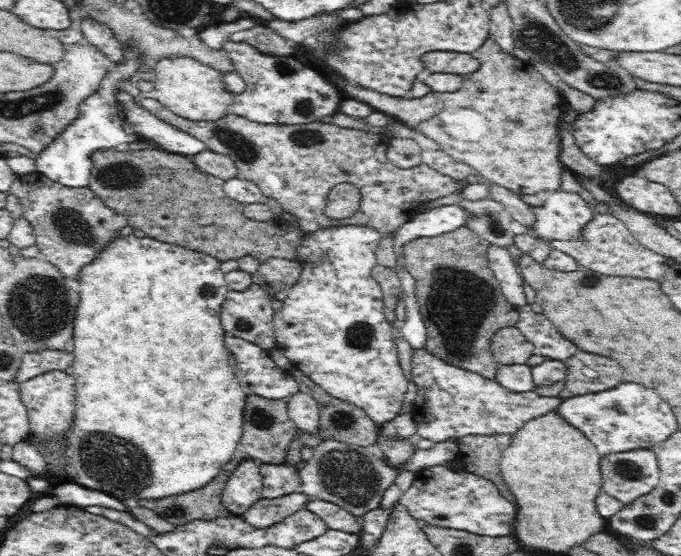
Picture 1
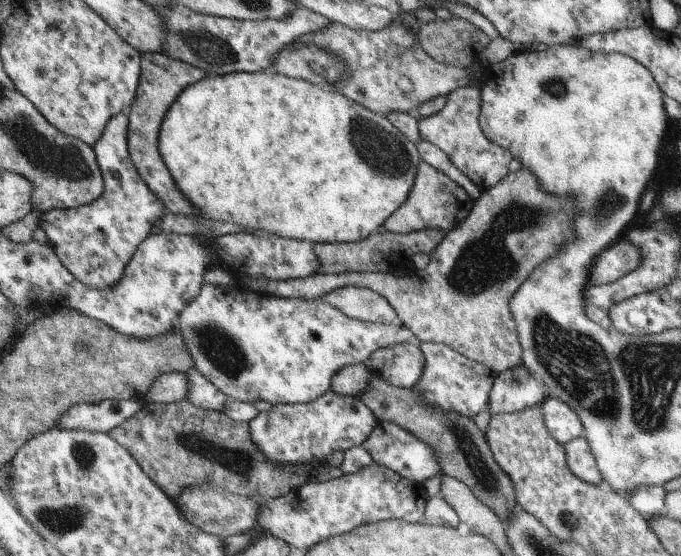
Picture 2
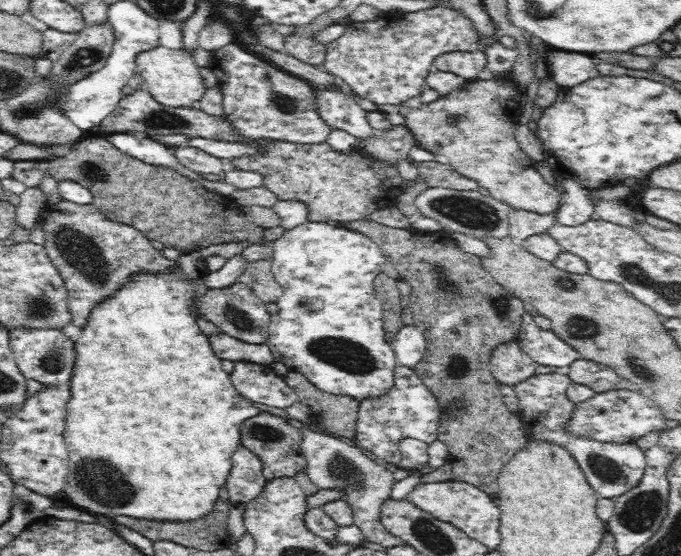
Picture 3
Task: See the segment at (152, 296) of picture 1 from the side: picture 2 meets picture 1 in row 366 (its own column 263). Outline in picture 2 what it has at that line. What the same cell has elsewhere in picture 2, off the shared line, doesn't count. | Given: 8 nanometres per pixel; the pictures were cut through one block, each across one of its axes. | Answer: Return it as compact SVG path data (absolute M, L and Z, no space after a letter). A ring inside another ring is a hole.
M272 70L260 73L235 72L225 75L210 75L204 77L202 81L188 85L179 94L178 100L172 103L167 110L160 128L158 140L160 154L162 154L170 174L174 176L179 190L190 202L196 202L195 208L202 217L233 222L238 226L244 226L244 228L250 226L252 230L260 230L260 226L262 226L264 232L270 232L270 234L298 238L298 240L310 240L310 242L316 243L355 243L370 237L377 228L386 224L392 213L405 204L412 188L414 188L422 160L417 144L406 138L388 117L368 110L365 106L354 102L341 92L328 88L328 86L321 87L304 79L287 77Z

